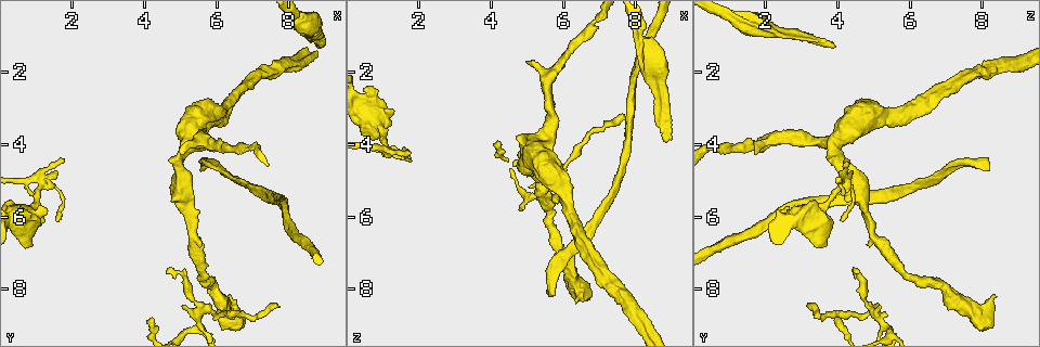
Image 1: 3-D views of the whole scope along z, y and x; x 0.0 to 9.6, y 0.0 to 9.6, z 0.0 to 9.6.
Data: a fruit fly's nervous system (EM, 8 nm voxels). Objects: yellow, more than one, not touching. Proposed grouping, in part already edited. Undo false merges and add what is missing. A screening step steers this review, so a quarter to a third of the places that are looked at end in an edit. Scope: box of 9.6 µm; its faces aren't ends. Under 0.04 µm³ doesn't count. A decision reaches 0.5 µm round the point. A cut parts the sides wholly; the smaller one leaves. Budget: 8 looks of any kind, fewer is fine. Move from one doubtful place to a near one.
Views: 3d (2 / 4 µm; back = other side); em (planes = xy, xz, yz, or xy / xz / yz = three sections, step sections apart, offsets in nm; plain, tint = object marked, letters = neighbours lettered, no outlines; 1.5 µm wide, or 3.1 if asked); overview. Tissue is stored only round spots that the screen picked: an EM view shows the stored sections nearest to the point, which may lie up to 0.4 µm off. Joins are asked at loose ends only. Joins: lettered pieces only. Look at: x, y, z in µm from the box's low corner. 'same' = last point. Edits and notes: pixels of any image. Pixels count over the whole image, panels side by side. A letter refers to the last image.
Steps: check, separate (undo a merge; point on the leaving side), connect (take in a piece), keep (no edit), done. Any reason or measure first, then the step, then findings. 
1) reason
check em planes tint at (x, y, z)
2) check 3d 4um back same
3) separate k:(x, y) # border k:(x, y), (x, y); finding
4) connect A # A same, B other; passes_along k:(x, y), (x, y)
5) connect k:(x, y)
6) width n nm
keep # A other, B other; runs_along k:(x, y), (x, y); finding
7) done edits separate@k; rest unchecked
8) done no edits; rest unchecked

free end
check em yz step 4 tint at (7.75, 8.45, 3.30)

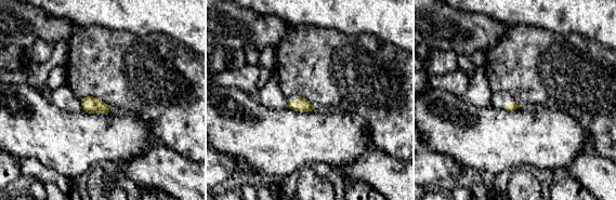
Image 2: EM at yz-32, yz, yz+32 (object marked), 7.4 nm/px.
what lies round it
check em yz step 4 letters same

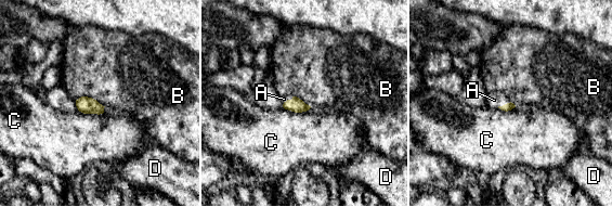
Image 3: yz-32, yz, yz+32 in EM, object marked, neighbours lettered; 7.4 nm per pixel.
connect A # A same, B other, C other, D other; the neuron continues

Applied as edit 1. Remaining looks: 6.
branch stops here
check em planes letters at (8.85, 1.25, 3.95)

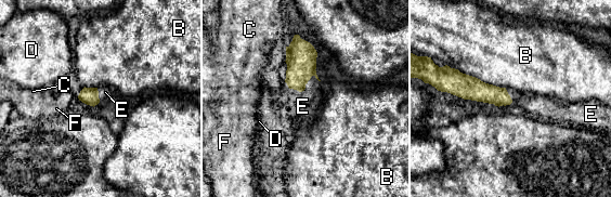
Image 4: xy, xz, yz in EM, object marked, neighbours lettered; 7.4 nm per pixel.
width 130 nm
connect E # B other, C other, D other, E same, F other; passes_along 4:(301, 56), (304, 86), (302, 106); it goes on there

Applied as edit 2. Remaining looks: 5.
free end
check em planes letters at (6.70, 9.05, 8.20)

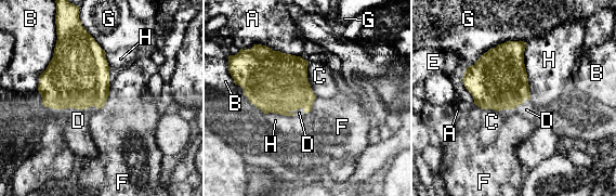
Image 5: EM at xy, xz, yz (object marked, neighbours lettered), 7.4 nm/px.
connect D # A other, B other, C other, D same, E other, F other, G other, H other; passes_along 5:(77, 77), (73, 107), (78, 120); the neuron continues

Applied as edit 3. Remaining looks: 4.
done edits connect@3, connect@4, connect@5; rest unchecked

